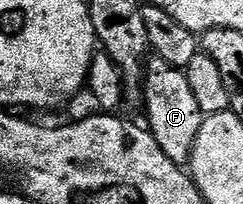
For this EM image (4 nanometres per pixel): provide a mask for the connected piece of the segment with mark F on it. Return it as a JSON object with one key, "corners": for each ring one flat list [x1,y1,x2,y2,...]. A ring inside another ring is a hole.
{"corners":[[159,58,149,59,142,72,142,100,145,103,144,112,148,115,148,131,156,139,158,146,162,146,166,158,183,165,184,159,196,148,198,130,205,117,194,98,185,69,176,68]]}

